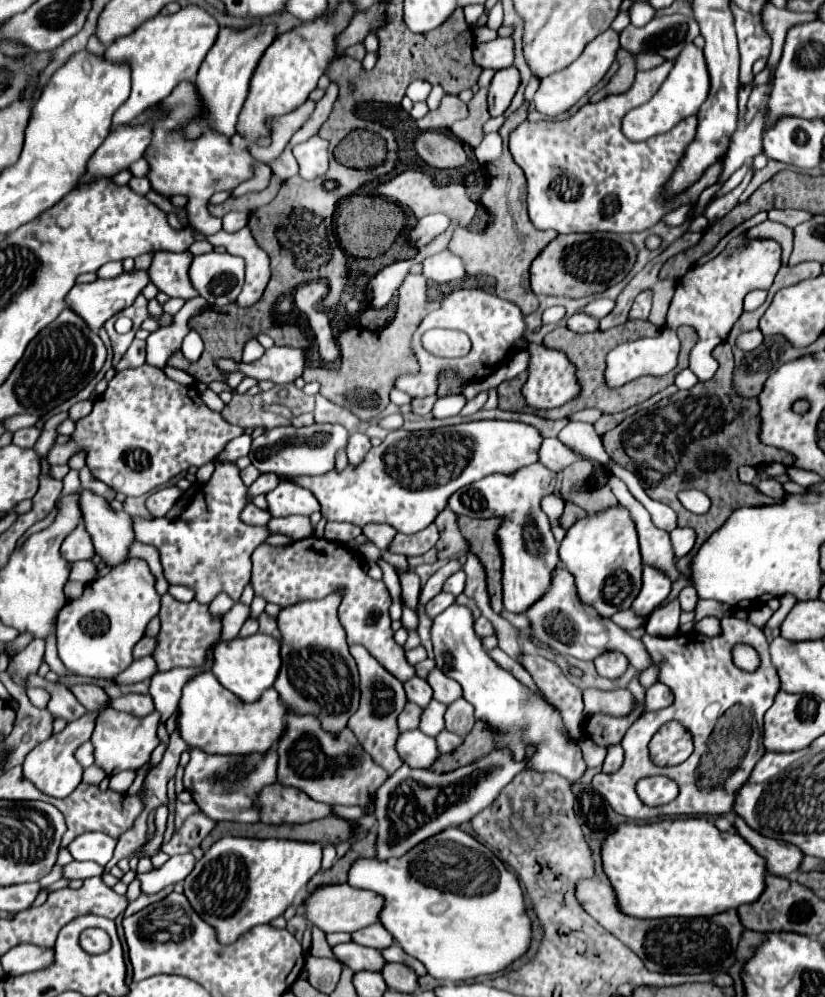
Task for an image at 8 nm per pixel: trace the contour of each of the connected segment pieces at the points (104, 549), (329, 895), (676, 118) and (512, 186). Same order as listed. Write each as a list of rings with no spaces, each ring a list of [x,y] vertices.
[[[81,491],[83,523],[89,531],[95,551],[107,567],[117,567],[129,559],[129,547],[135,541],[133,519],[125,511],[113,511],[103,497]]]
[[[329,885],[317,889],[307,901],[305,901],[305,919],[323,929],[325,933],[335,933],[335,931],[345,931],[345,933],[355,933],[359,929],[365,929],[369,925],[379,923],[379,913],[385,907],[385,899],[373,891],[363,891],[355,889],[351,885]]]
[[[693,43],[685,45],[681,55],[677,57],[669,77],[665,83],[659,87],[659,91],[641,107],[631,110],[622,121],[622,131],[626,137],[633,141],[645,141],[653,135],[671,131],[679,121],[683,121],[689,115],[697,115],[705,99],[709,97],[709,73],[707,73],[707,63],[705,55],[701,49],[697,49]]]
[[[525,101],[517,111],[513,111],[503,127],[501,127],[501,139],[503,139],[503,155],[497,161],[487,163],[487,173],[489,173],[489,185],[481,197],[481,203],[487,207],[491,213],[491,223],[487,229],[481,233],[475,233],[471,229],[457,229],[453,233],[453,239],[449,243],[449,251],[459,255],[465,261],[465,269],[469,275],[491,275],[497,281],[495,293],[501,299],[507,299],[521,307],[525,315],[533,313],[539,309],[539,299],[531,291],[529,285],[529,267],[533,259],[553,241],[559,233],[555,231],[539,231],[533,227],[527,215],[527,181],[523,171],[515,165],[509,149],[507,149],[507,139],[509,133],[527,119],[527,109],[529,103]]]

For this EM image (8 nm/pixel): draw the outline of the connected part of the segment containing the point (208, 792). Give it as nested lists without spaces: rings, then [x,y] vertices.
[[[201,749],[191,751],[191,761],[185,767],[185,789],[193,795],[193,801],[199,809],[213,821],[239,821],[255,823],[257,809],[253,805],[255,793],[263,785],[269,785],[277,779],[277,753],[269,751],[265,757],[217,757],[207,755]]]

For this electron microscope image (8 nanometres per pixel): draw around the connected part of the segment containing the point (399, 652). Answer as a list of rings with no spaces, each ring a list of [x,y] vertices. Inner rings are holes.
[[[321,537],[299,539],[283,547],[263,543],[253,553],[251,587],[257,597],[263,597],[267,603],[275,603],[279,607],[297,605],[301,601],[317,601],[327,597],[333,589],[345,587],[345,597],[339,605],[339,621],[347,633],[347,643],[365,645],[367,651],[403,683],[417,675],[415,667],[405,659],[405,649],[393,641],[389,617],[389,607],[393,601],[385,583],[371,579],[365,573],[361,555],[351,547]]]

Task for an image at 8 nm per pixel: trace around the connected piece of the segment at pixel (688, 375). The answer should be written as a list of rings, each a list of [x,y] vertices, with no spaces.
[[[683,369],[683,371],[675,377],[675,385],[677,385],[679,389],[691,389],[697,381],[699,381],[699,379],[697,379],[695,373],[689,371],[689,369]]]

